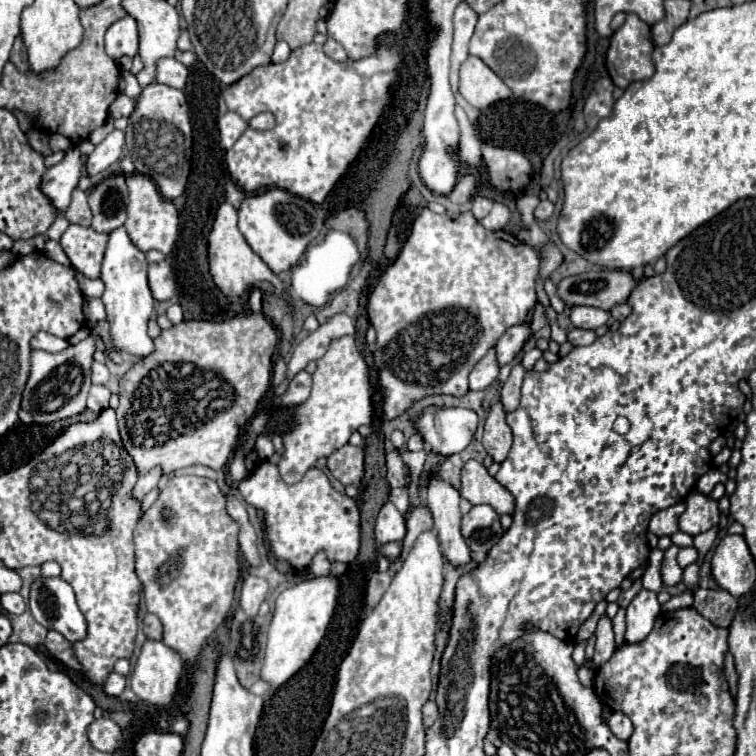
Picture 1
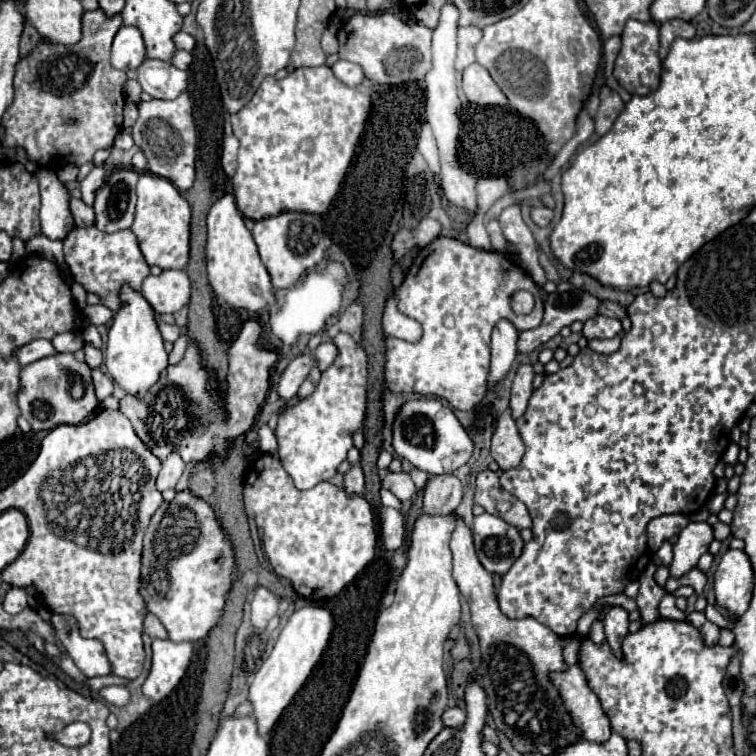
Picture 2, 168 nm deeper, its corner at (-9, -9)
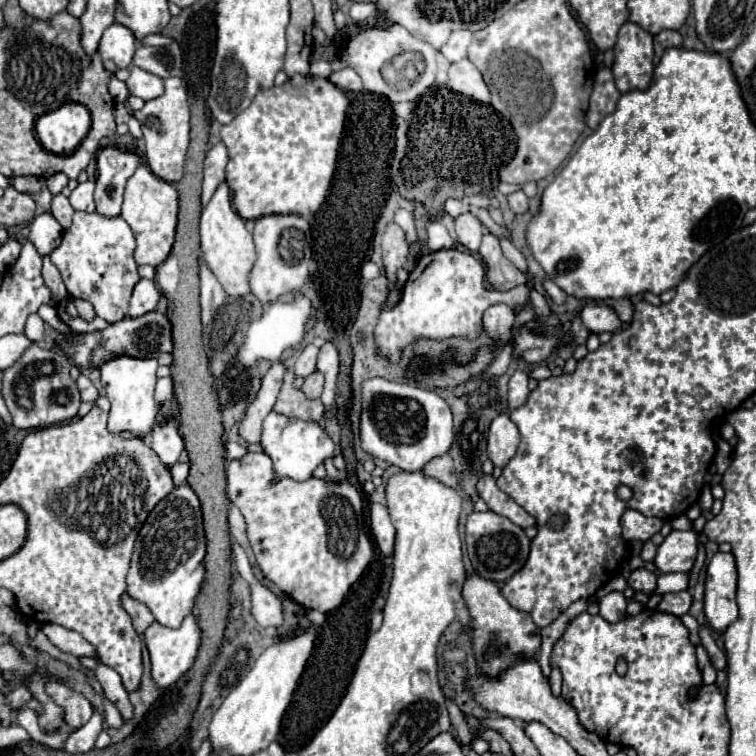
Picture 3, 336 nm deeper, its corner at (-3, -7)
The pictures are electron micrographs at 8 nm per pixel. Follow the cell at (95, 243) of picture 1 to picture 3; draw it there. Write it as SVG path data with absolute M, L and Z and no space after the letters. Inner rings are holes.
M77 211L73 225L63 233L61 245L51 253L51 261L61 271L67 291L95 307L97 317L117 323L127 315L133 287L141 279L135 261L135 237L125 219L101 219L97 213Z

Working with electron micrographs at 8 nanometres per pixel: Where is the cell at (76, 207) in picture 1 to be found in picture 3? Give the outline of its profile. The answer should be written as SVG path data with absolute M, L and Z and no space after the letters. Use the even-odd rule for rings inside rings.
M59 193L59 195L55 195L53 201L51 201L51 213L53 213L53 217L61 223L61 227L67 229L67 227L71 225L71 219L73 219L75 209L71 207L69 199L67 199L63 193Z

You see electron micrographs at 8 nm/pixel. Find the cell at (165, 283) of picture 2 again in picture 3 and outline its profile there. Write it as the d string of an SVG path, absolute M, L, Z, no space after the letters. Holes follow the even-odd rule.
M141 279L137 283L137 287L133 289L127 315L129 317L141 317L141 315L145 315L149 311L155 311L161 297L163 297L163 293L161 293L161 289L157 287L155 281Z

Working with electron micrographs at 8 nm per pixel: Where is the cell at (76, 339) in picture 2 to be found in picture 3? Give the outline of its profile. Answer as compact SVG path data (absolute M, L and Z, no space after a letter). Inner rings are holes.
M31 315L27 319L27 325L25 325L25 335L31 339L31 341L43 341L45 339L45 323L39 315Z

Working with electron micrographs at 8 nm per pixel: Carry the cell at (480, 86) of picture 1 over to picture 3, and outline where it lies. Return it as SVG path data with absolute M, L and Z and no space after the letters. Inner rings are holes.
M463 59L463 61L451 65L449 85L453 87L453 91L457 91L461 95L467 95L467 97L471 97L479 103L489 103L491 101L489 87L485 85L481 73L477 71L477 67L469 59Z

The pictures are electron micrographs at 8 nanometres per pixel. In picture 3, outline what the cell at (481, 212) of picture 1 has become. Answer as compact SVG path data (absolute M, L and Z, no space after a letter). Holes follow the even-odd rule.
M493 233L483 235L483 243L479 247L479 253L487 265L487 279L497 291L513 289L521 283L527 283L525 273L521 273L509 259L505 259L499 239Z

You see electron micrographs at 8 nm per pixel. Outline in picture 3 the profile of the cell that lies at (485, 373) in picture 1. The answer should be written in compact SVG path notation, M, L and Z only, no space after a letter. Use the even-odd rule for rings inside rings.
M503 303L489 307L483 315L483 327L487 335L493 339L493 343L505 343L507 339L511 339L509 335L513 329L513 321L515 321L513 309Z

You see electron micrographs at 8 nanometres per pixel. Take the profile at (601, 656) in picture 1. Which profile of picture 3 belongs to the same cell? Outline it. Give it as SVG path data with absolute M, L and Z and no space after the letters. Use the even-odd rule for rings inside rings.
M613 591L599 601L599 615L609 623L619 623L621 619L625 619L625 607L627 607L627 601L623 593Z

